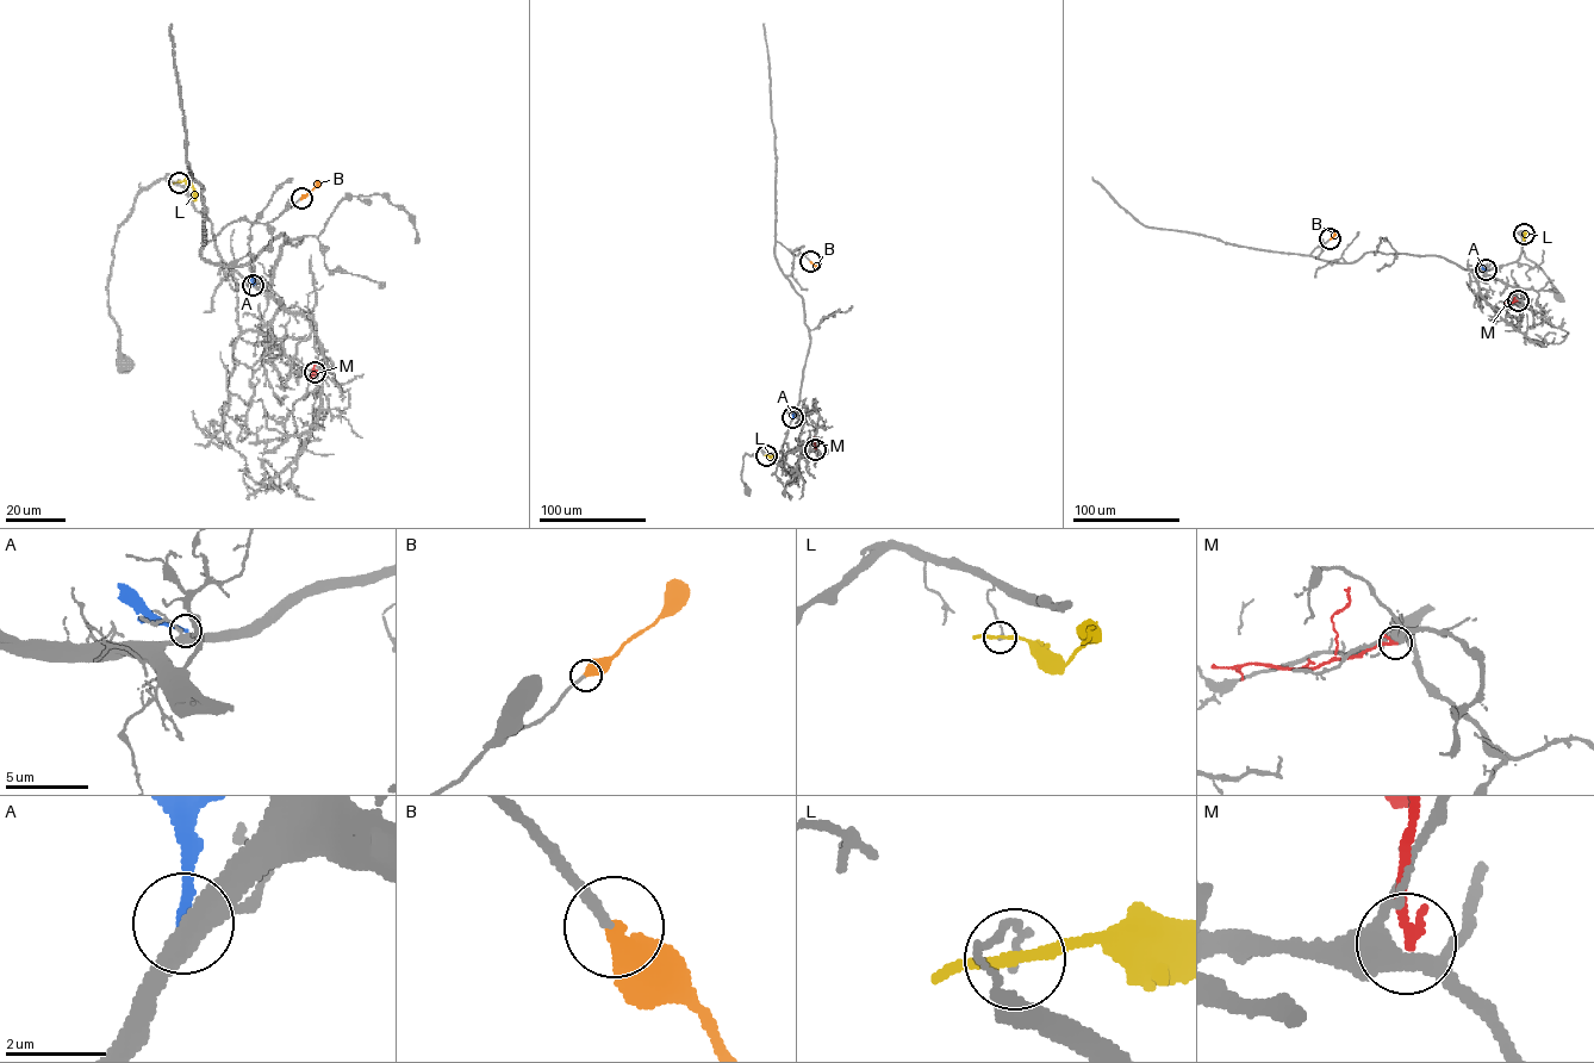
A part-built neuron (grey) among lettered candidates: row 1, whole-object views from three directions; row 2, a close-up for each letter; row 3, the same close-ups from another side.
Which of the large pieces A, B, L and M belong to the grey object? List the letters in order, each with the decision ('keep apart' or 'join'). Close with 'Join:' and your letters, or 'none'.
A: keep apart
B: join
L: keep apart
M: keep apart
Join: B

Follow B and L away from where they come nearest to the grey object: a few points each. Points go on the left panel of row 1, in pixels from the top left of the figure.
B: (302, 198), (318, 180)
L: (179, 182), (191, 184), (197, 201)

